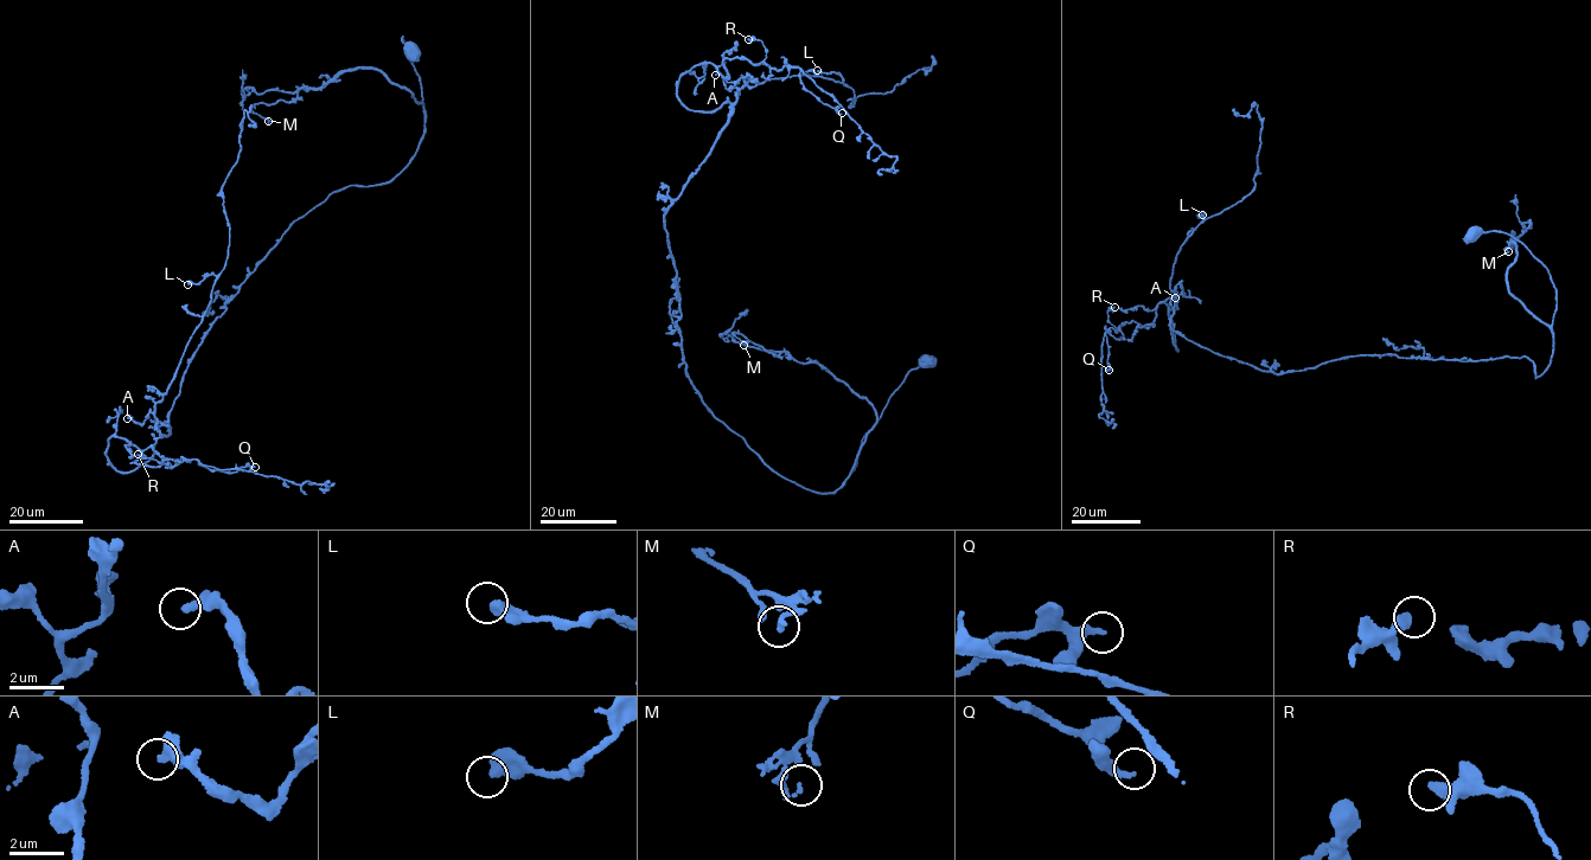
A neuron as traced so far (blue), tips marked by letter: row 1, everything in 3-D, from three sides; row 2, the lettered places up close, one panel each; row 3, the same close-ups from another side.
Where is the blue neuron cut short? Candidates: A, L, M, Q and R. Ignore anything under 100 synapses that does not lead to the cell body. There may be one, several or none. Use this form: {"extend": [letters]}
{"extend": []}

